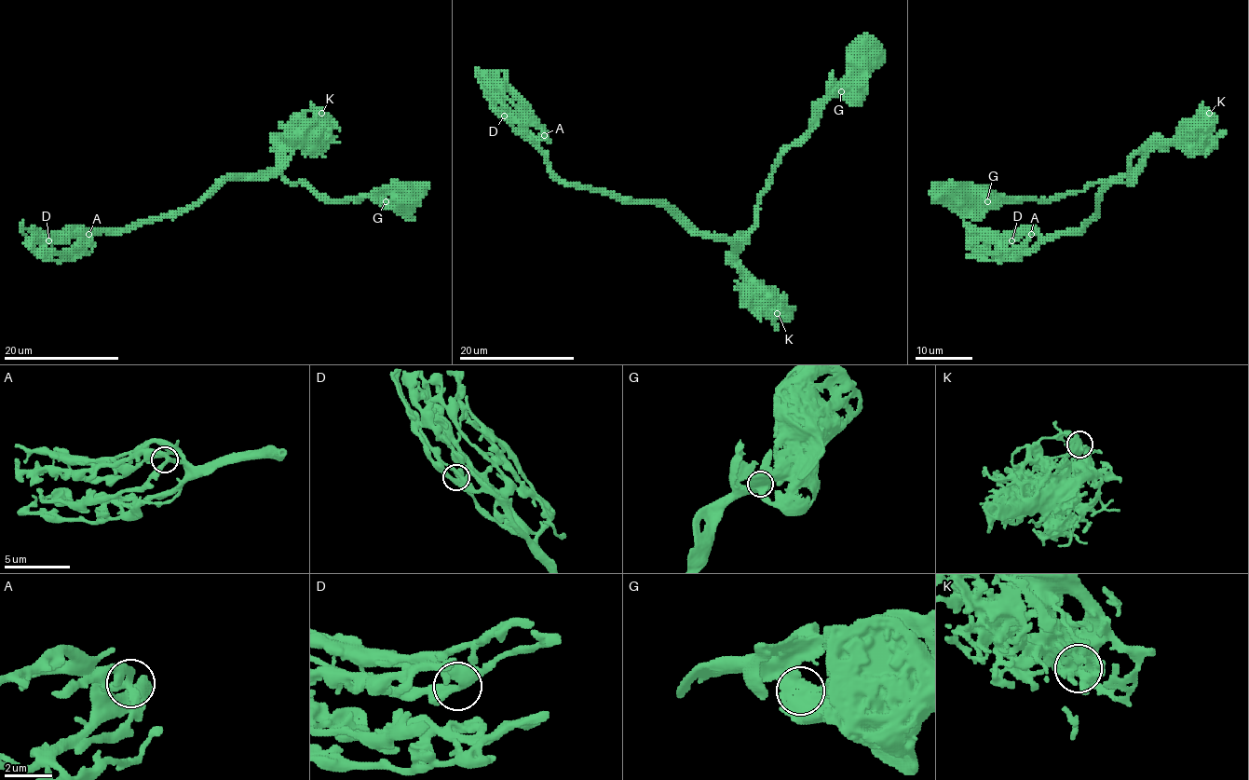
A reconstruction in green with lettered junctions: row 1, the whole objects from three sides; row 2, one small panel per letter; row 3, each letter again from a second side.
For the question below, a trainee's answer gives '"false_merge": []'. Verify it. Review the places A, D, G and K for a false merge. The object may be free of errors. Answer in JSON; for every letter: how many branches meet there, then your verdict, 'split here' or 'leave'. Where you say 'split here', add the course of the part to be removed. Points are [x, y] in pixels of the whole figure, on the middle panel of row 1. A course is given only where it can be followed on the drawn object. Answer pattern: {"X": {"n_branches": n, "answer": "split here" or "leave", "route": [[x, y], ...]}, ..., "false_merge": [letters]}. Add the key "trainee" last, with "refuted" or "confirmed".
{"A": {"n_branches": 3, "answer": "leave"}, "D": {"n_branches": 3, "answer": "leave"}, "G": {"n_branches": 3, "answer": "leave"}, "K": {"n_branches": 3, "answer": "leave"}, "false_merge": [], "trainee": "confirmed"}

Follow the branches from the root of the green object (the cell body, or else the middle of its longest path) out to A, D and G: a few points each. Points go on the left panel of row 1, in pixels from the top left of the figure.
A: (400, 193), (392, 186), (329, 200), (278, 173), (228, 174), (179, 211), (88, 234)
D: (400, 193), (392, 186), (329, 200), (278, 173), (228, 174), (179, 211), (87, 237), (61, 231), (48, 240)
G: (400, 193), (400, 199), (392, 208), (385, 200)

